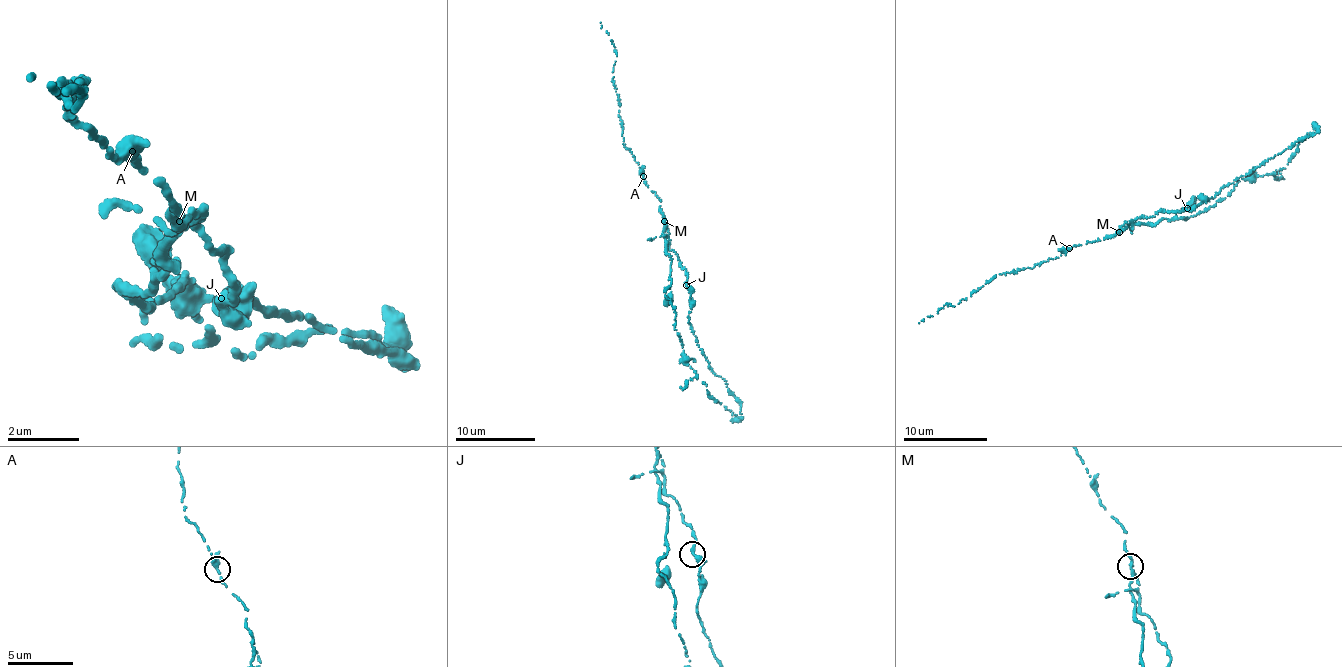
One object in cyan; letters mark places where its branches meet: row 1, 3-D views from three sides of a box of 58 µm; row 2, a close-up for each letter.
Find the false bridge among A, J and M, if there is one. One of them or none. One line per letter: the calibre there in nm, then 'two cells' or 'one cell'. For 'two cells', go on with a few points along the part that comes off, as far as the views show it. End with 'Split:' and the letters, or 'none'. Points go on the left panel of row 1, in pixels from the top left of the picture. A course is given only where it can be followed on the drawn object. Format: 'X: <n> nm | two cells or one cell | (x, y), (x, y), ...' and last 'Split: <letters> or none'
A: 280 nm | one cell
J: 240 nm | one cell
M: 240 nm | two cells | (178, 217), (150, 296), (117, 285), (141, 312), (189, 279), (244, 362), (328, 325), (401, 371)
Split: M

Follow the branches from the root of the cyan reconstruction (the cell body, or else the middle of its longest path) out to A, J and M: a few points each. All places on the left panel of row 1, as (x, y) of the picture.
A: (197, 219), (198, 211), (207, 213), (176, 222), (172, 216), (181, 210), (141, 171), (142, 156), (132, 151)
J: (197, 219), (194, 223), (204, 243), (215, 255), (225, 252), (219, 261), (235, 280), (227, 304), (221, 298)
M: (197, 219), (198, 211), (182, 216), (185, 219), (180, 220), (183, 216), (178, 217)

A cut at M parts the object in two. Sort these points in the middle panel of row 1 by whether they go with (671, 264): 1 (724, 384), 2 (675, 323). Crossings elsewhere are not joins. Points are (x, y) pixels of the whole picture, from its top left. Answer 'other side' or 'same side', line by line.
1: other side
2: same side

